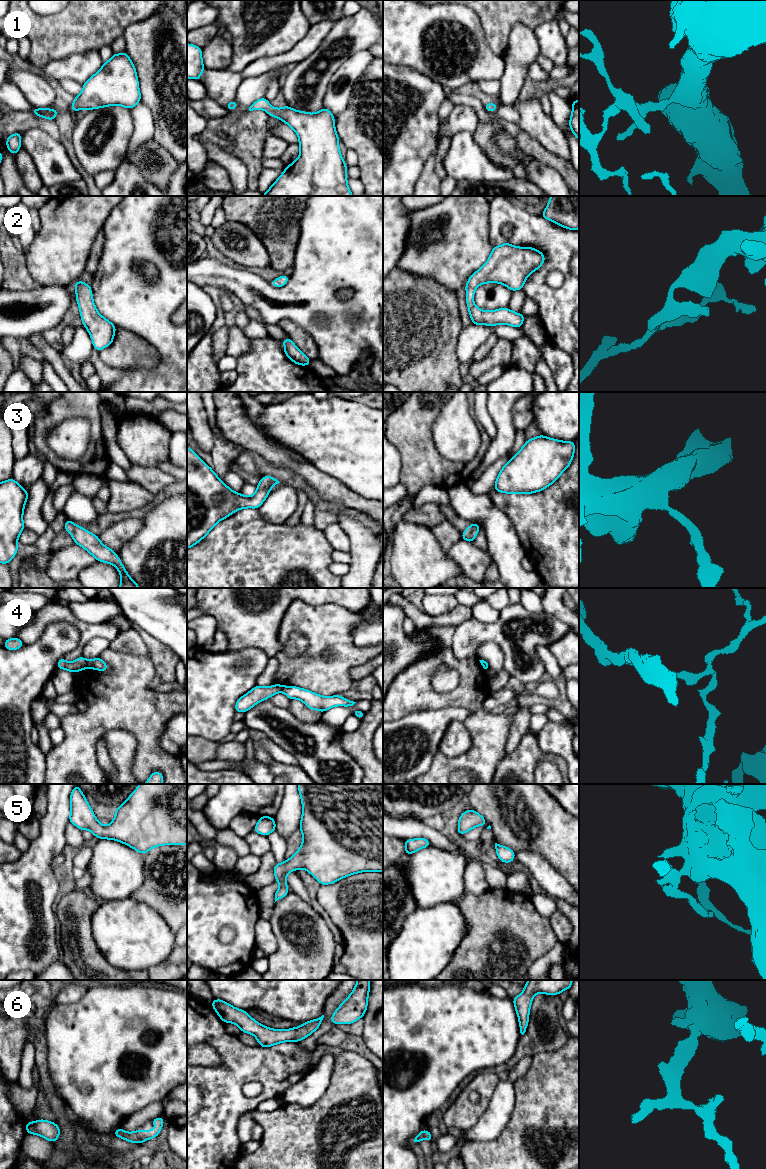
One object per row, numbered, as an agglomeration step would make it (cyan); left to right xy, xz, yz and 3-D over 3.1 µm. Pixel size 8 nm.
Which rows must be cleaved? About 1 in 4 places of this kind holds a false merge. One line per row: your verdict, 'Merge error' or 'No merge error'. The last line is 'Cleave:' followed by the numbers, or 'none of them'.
1: No merge error
2: No merge error
3: No merge error
4: Merge error
5: No merge error
6: No merge error
Cleave: 4

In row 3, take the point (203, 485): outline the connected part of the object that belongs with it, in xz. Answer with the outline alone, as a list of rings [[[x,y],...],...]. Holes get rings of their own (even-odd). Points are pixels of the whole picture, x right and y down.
[[[187,447],[187,549],[199,543],[215,527],[215,525],[232,515],[234,511],[244,508],[259,509],[270,493],[271,488],[280,483],[272,476],[263,476],[253,496],[245,496],[229,488],[193,450]]]

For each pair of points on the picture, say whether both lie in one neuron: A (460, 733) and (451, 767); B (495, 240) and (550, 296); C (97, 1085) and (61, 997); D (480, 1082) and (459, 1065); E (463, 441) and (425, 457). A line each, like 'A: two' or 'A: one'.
A: two
B: one
C: two
D: two
E: two

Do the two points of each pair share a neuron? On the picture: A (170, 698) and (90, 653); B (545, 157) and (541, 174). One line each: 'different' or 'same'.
A: different
B: different

